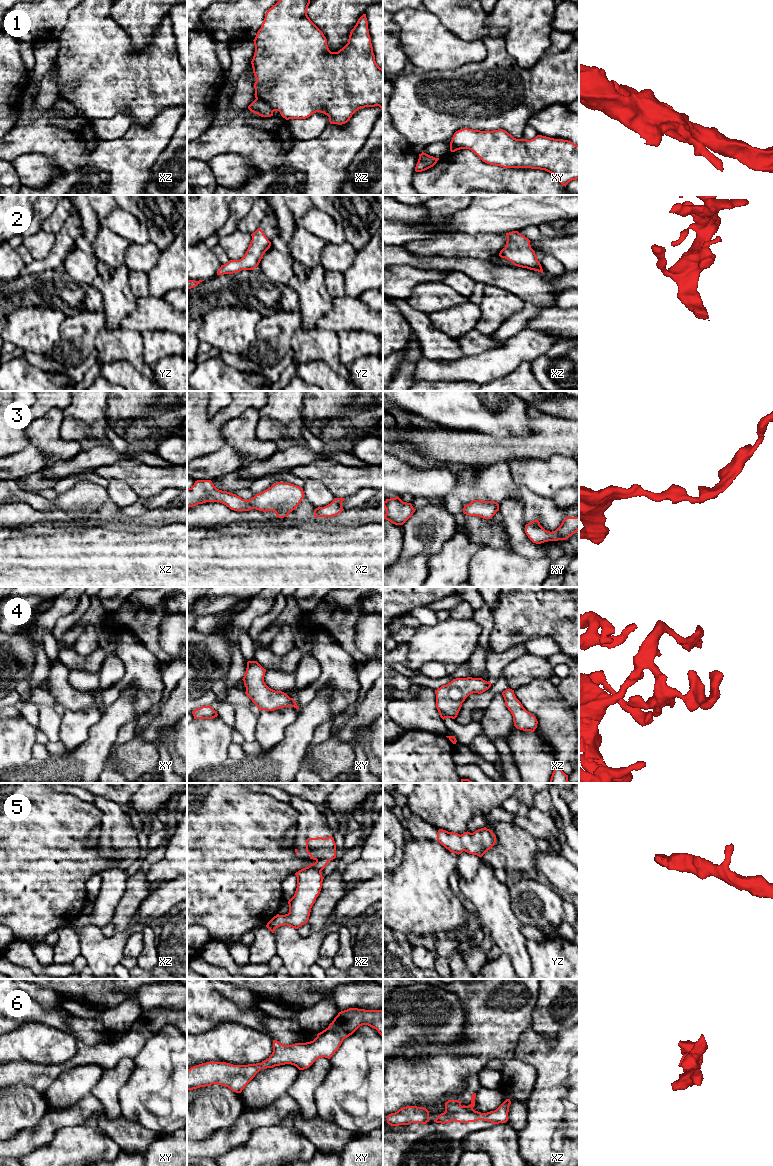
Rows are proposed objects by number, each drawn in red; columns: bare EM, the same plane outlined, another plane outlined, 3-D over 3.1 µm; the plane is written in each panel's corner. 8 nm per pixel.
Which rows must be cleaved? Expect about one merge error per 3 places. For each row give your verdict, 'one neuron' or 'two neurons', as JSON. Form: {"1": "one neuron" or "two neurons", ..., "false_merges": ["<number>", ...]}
{"1": "two neurons", "2": "one neuron", "3": "one neuron", "4": "one neuron", "5": "one neuron", "6": "one neuron", "false_merges": ["1"]}

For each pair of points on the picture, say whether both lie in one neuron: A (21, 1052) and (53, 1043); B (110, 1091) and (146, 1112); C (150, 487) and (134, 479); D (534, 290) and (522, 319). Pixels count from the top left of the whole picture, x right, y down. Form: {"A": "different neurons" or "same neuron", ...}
{"A": "same neuron", "B": "different neurons", "C": "same neuron", "D": "different neurons"}

